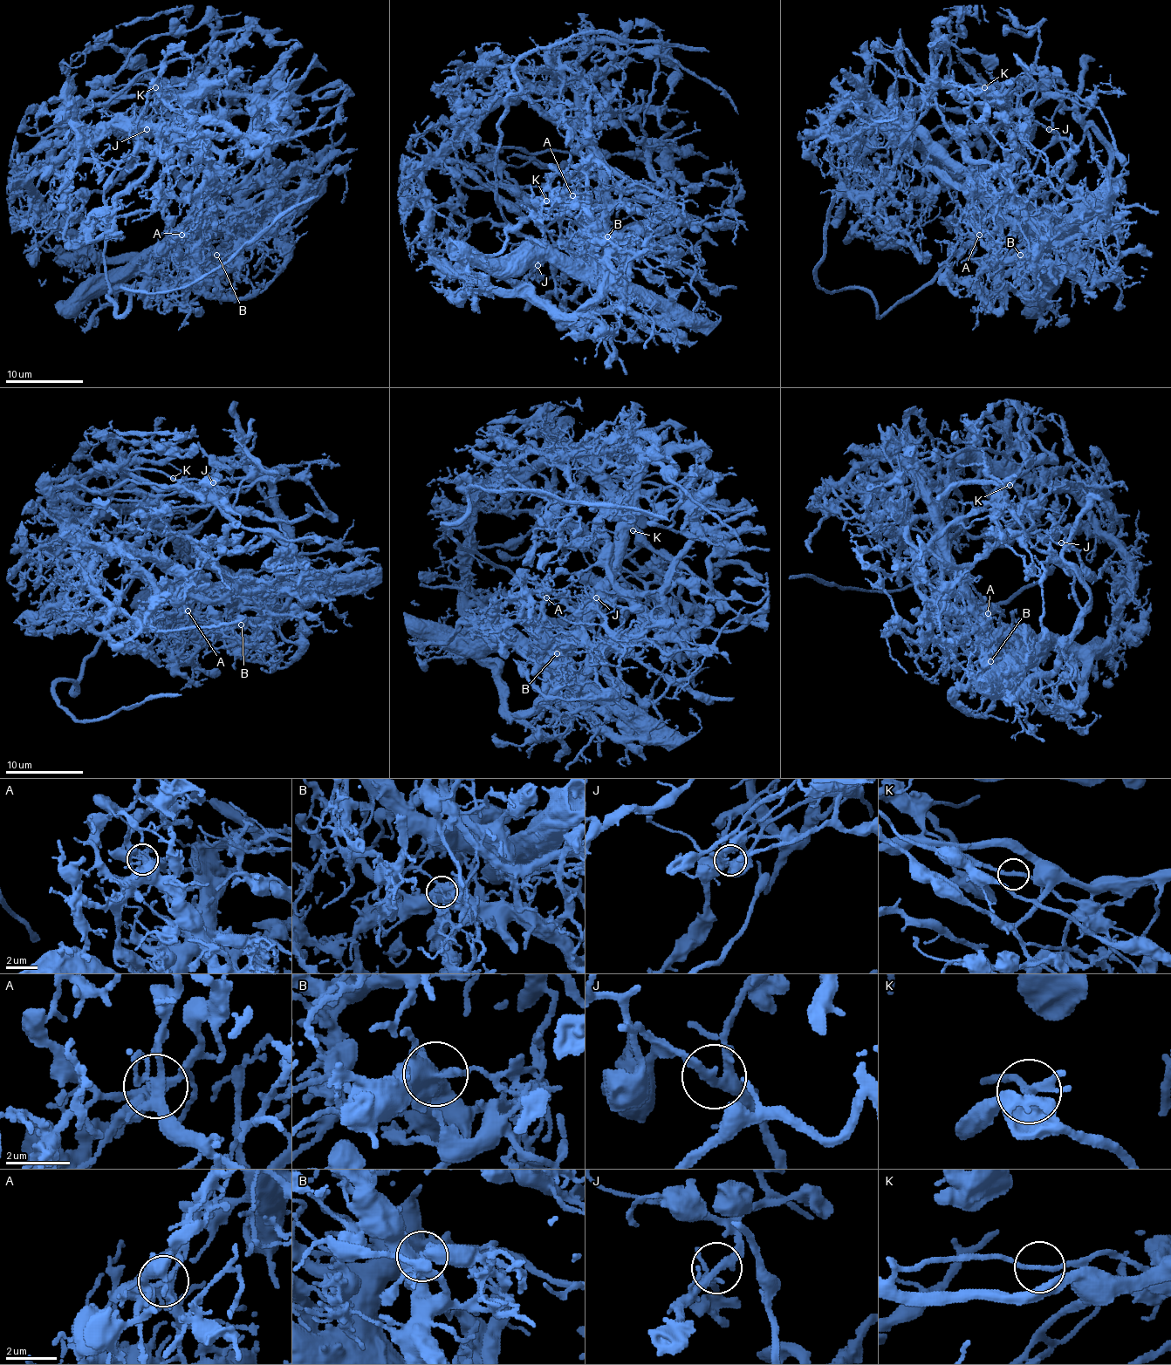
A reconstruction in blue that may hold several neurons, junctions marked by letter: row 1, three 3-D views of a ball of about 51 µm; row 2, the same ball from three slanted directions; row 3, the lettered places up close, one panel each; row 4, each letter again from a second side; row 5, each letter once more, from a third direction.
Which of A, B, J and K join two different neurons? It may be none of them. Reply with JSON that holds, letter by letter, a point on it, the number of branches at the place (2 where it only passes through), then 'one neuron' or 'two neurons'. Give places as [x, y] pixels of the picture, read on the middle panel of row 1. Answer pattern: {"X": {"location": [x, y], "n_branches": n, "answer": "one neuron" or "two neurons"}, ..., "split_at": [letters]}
{"A": {"location": [572, 195], "n_branches": 7, "answer": "two neurons"}, "B": {"location": [607, 236], "n_branches": 6, "answer": "one neuron"}, "J": {"location": [537, 265], "n_branches": 3, "answer": "one neuron"}, "K": {"location": [546, 201], "n_branches": 2, "answer": "two neurons"}, "split_at": ["A", "K"]}

